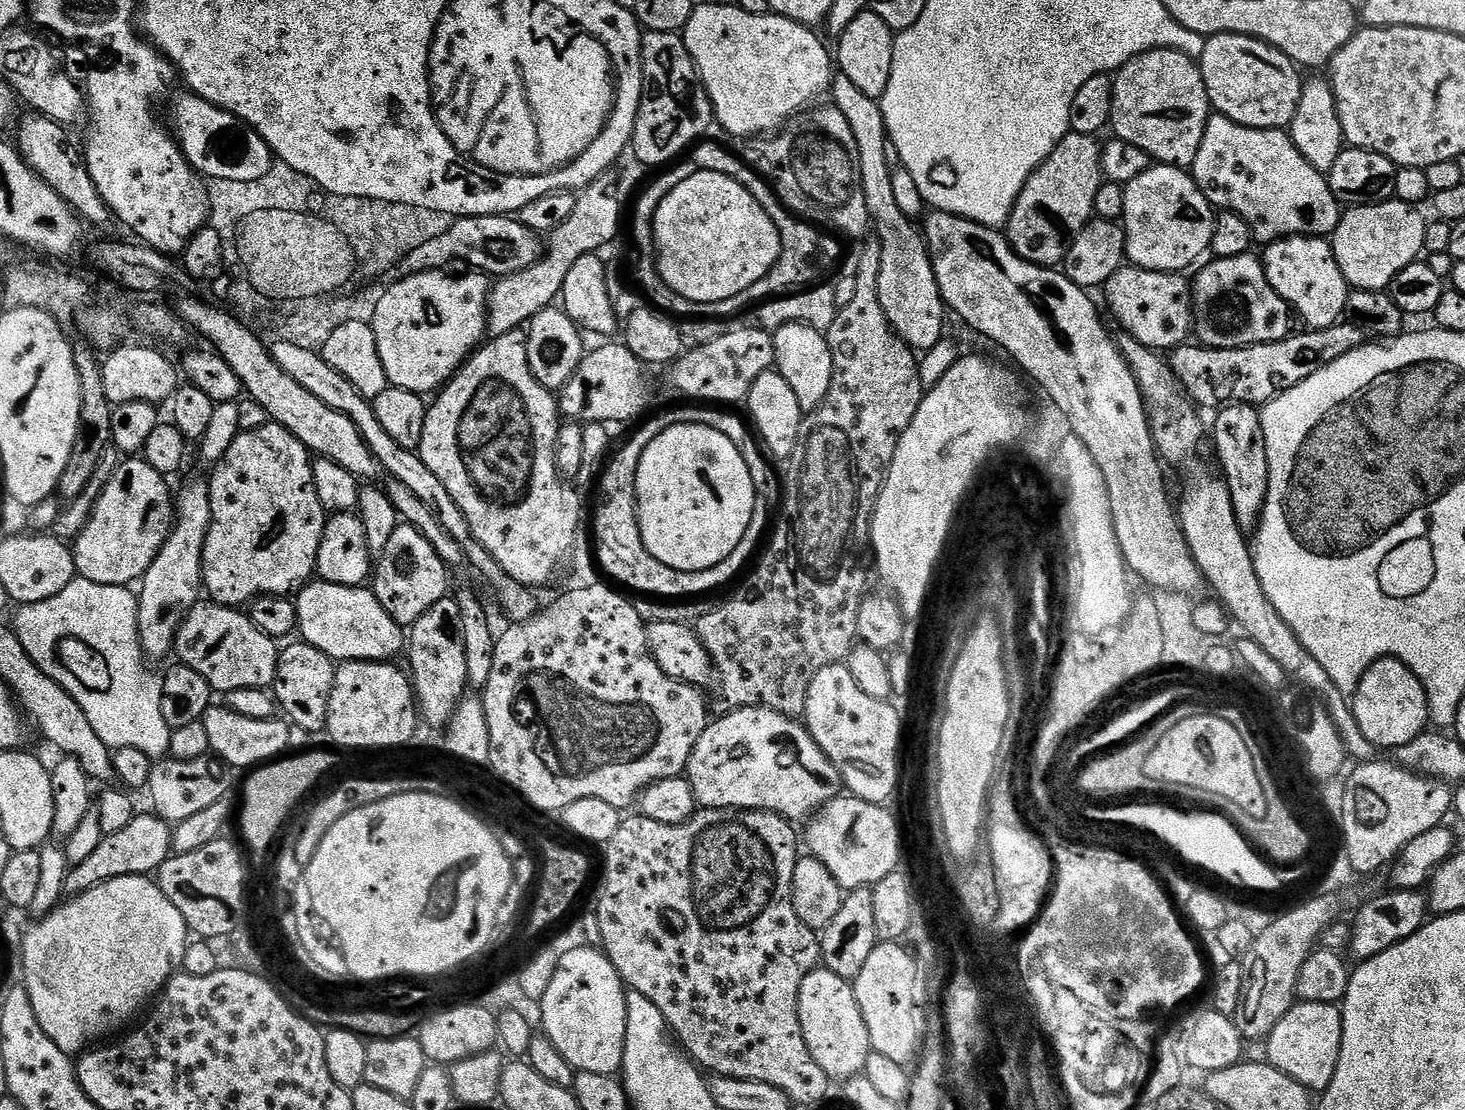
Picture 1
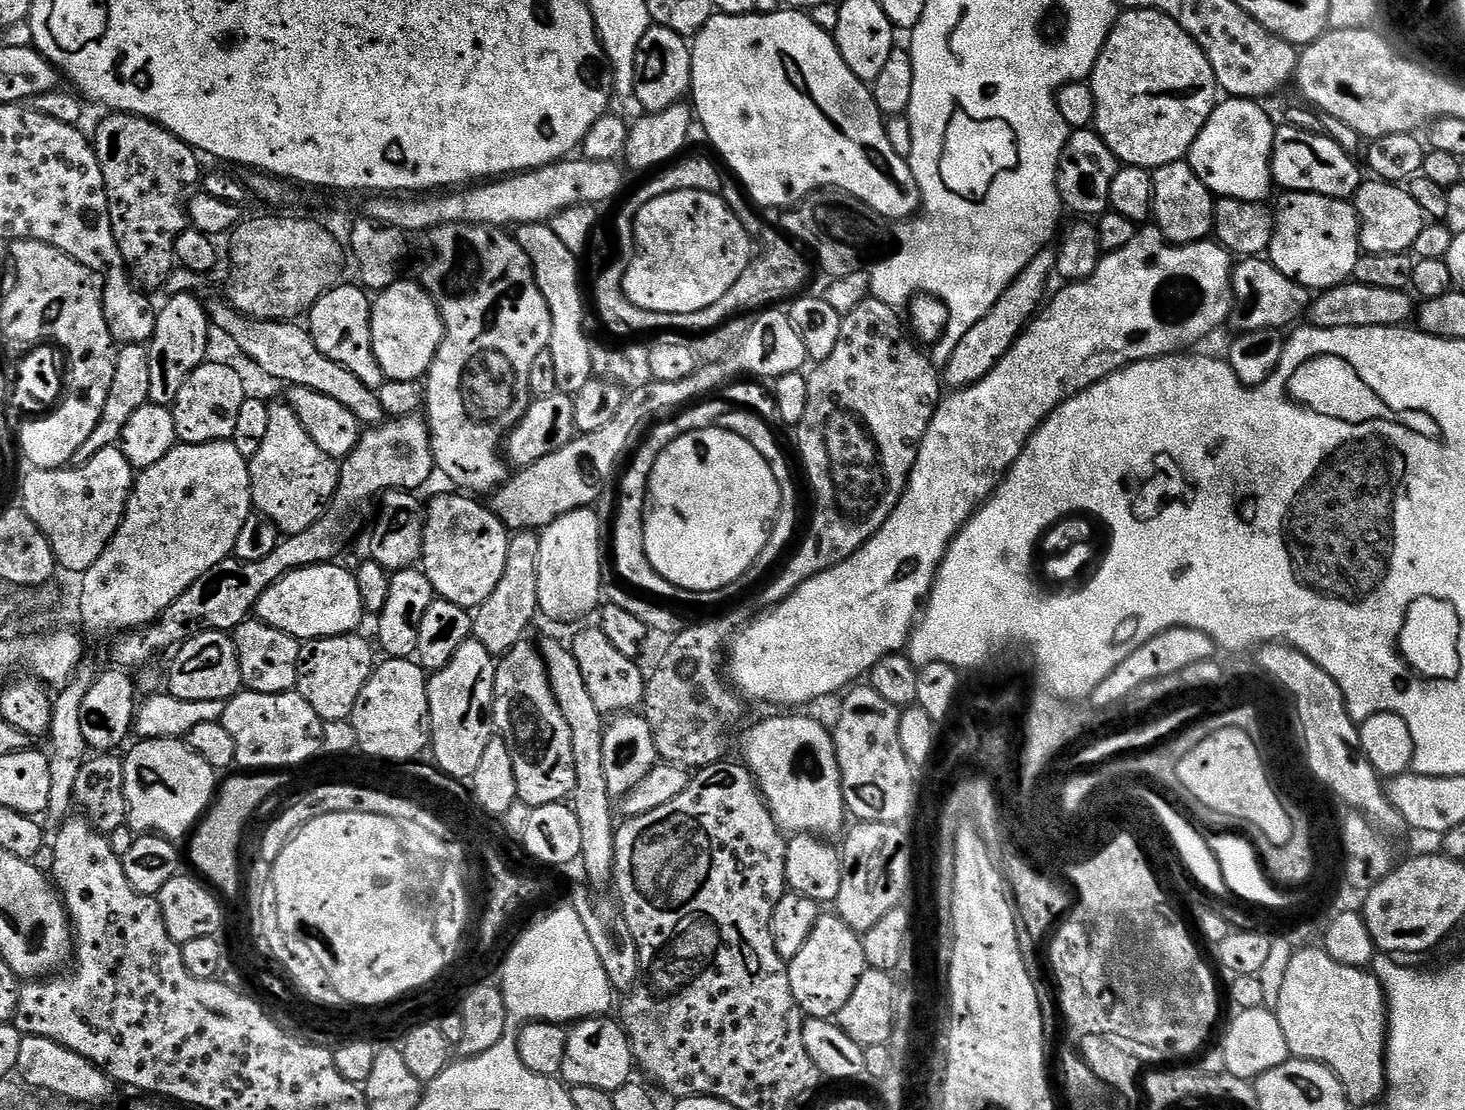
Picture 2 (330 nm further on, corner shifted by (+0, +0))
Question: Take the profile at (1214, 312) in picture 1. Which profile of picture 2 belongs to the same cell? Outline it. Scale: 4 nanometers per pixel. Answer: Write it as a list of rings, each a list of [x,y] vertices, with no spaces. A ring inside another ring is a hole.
[[[1345,282],[1325,288],[1313,299],[1306,320],[1311,327],[1322,330],[1346,330],[1362,326],[1398,328],[1407,325],[1414,316],[1413,297],[1405,290],[1382,290],[1379,286],[1362,286]],[[1409,296],[1409,297],[1408,297]]]

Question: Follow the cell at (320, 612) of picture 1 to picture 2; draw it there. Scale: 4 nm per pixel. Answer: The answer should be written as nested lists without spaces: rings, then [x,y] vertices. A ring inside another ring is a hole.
[[[336,562],[315,564],[286,574],[277,584],[270,586],[262,598],[258,598],[255,615],[262,623],[274,626],[274,630],[282,630],[301,642],[318,640],[322,636],[355,633],[366,613],[358,594],[355,575],[340,566]]]

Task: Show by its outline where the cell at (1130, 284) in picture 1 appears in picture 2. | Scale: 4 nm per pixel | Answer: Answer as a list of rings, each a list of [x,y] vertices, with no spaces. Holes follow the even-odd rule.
[[[1244,258],[1232,269],[1232,312],[1231,327],[1240,332],[1262,330],[1263,328],[1287,329],[1287,324],[1295,325],[1296,319],[1307,313],[1313,293],[1298,282],[1286,278],[1282,270],[1274,267],[1267,258]]]

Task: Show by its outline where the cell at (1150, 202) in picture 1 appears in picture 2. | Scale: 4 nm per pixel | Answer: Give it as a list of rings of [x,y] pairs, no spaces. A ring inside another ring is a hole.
[[[1179,160],[1173,164],[1167,164],[1152,172],[1154,182],[1154,198],[1152,199],[1152,216],[1155,227],[1162,230],[1162,234],[1172,244],[1193,244],[1199,240],[1207,240],[1213,235],[1212,209],[1214,207],[1213,193],[1209,192],[1206,185],[1200,181],[1198,174],[1192,165]]]

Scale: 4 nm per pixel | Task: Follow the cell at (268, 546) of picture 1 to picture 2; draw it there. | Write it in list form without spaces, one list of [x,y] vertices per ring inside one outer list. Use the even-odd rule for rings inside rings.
[[[272,402],[268,404],[270,414],[270,427],[266,429],[266,439],[262,446],[258,446],[258,454],[250,457],[248,469],[252,479],[252,503],[259,515],[265,516],[281,533],[293,536],[306,530],[325,515],[330,501],[336,494],[338,478],[340,477],[340,464],[330,454],[318,450],[318,446],[306,434],[302,422],[292,407],[286,402]]]

